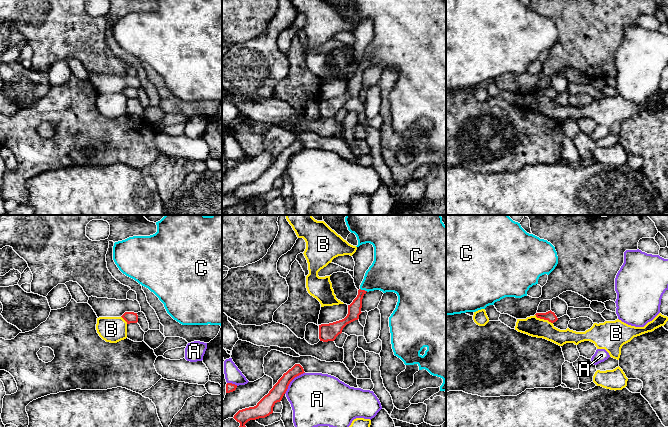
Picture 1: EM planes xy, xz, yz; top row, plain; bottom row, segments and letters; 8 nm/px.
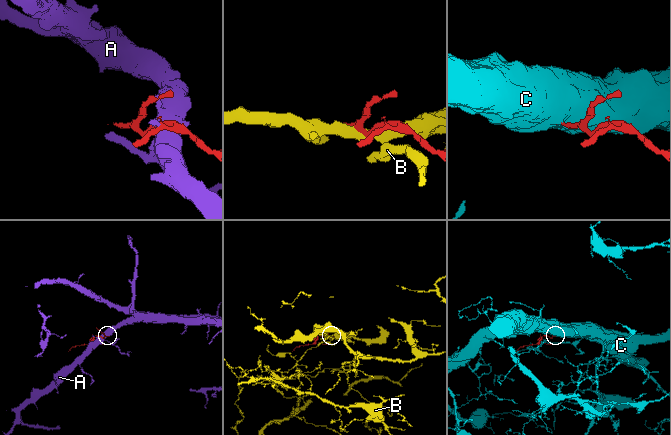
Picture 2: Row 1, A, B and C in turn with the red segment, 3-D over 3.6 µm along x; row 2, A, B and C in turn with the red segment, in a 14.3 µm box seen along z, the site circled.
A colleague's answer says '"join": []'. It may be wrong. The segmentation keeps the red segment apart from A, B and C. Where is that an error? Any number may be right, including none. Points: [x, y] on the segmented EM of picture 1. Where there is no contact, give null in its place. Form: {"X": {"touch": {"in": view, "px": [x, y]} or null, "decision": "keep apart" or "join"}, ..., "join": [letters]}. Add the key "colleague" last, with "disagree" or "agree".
{"A": {"touch": {"in": "xz", "px": [291, 380]}, "decision": "keep apart"}, "B": {"touch": {"in": "yz", "px": [543, 318]}, "decision": "keep apart"}, "C": {"touch": {"in": "xz", "px": [364, 290]}, "decision": "join"}, "join": ["C"], "colleague": "disagree"}

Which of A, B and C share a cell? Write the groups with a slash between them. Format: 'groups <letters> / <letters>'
groups A / B / C

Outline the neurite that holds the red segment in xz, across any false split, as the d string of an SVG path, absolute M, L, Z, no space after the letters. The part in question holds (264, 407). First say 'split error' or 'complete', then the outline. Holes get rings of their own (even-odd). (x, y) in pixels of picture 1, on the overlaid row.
complete; M295 364L283 374L269 393L265 395L256 406L239 410L233 417L240 423L239 427L246 427L245 424L248 421L265 418L272 414L274 405L282 400L290 382L303 373L305 373L303 367L300 364Z

